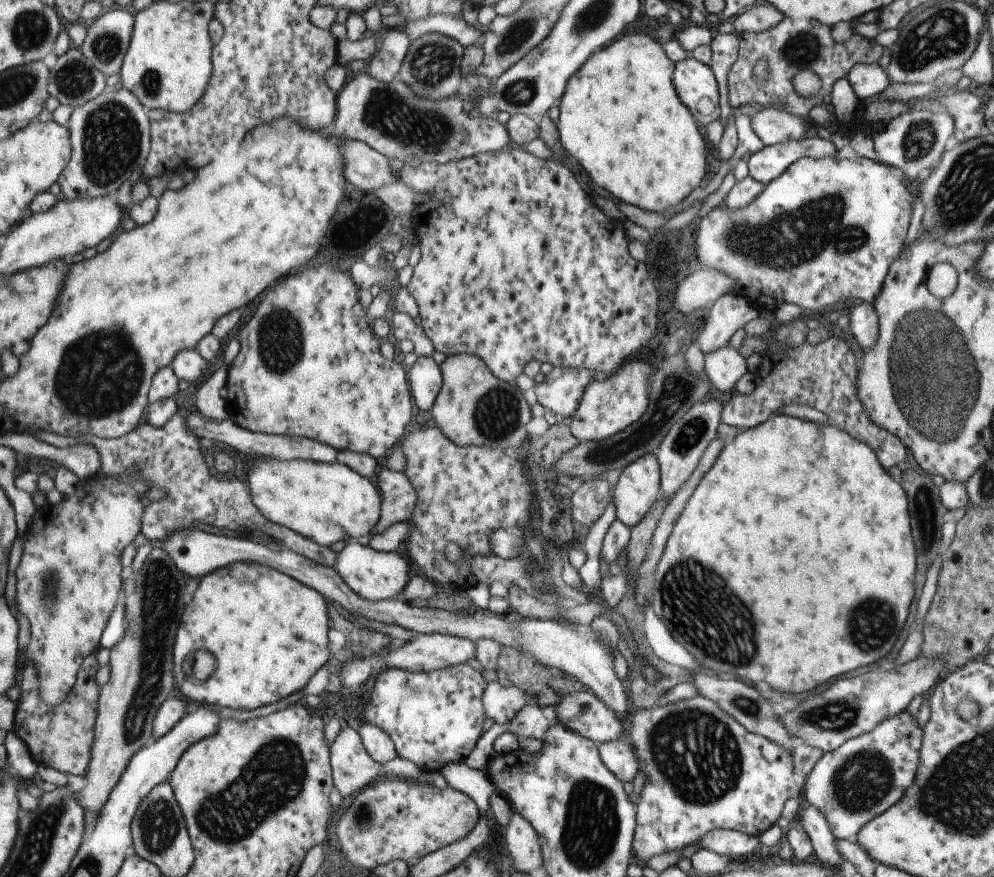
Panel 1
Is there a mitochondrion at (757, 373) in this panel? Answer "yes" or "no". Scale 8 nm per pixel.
no

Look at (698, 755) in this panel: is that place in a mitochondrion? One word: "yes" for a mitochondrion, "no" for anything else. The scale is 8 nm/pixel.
yes

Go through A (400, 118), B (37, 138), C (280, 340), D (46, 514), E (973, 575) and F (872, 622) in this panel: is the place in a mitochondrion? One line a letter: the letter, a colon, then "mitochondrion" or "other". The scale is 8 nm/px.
A: mitochondrion
B: other
C: mitochondrion
D: other
E: other
F: mitochondrion

